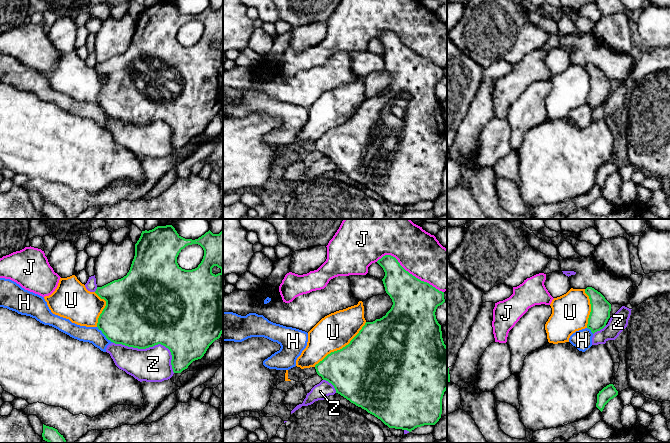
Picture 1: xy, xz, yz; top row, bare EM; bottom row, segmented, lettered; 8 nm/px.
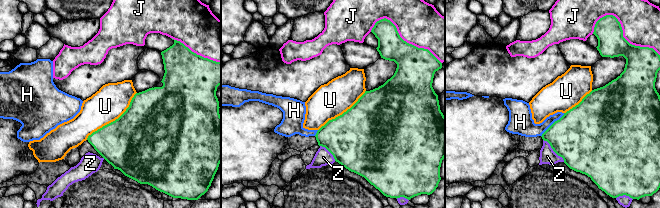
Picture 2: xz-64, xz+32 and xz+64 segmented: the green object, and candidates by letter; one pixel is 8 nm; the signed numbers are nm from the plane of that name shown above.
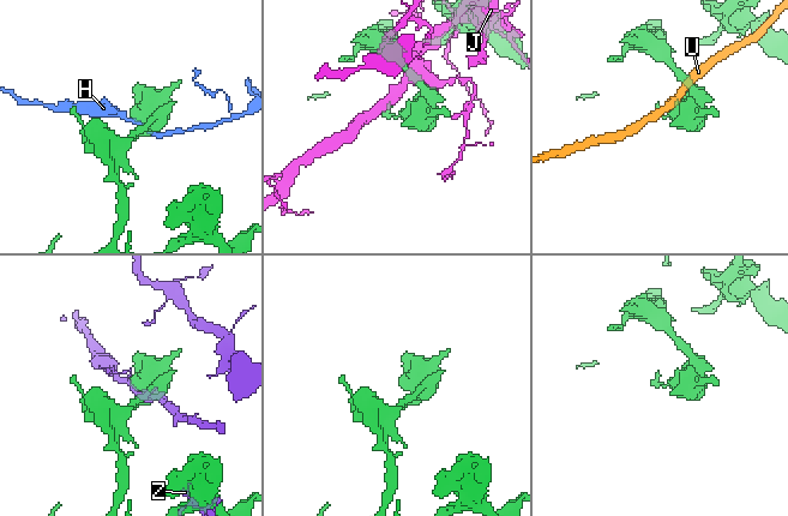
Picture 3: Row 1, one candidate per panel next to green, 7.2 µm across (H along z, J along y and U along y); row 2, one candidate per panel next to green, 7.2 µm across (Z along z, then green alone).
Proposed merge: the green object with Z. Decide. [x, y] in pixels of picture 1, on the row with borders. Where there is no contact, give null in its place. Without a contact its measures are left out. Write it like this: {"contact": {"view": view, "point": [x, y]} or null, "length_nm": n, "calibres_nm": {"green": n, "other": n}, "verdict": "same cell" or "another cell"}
{"contact": {"view": "xy", "point": [152, 346]}, "length_nm": 550, "calibres_nm": {"green": 500, "other": 280}, "verdict": "another cell"}

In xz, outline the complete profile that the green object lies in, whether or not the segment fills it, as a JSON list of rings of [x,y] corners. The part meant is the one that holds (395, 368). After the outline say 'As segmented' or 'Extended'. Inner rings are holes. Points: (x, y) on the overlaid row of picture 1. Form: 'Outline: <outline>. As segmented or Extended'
Outline: [[[391,255],[383,256],[377,263],[385,272],[382,281],[393,302],[391,309],[382,318],[366,322],[348,345],[328,354],[315,365],[315,369],[323,380],[334,386],[336,393],[374,415],[389,428],[411,432],[417,427],[435,425],[442,414],[442,398],[447,390],[447,346],[435,312],[445,302],[444,292],[410,274]]]. As segmented

